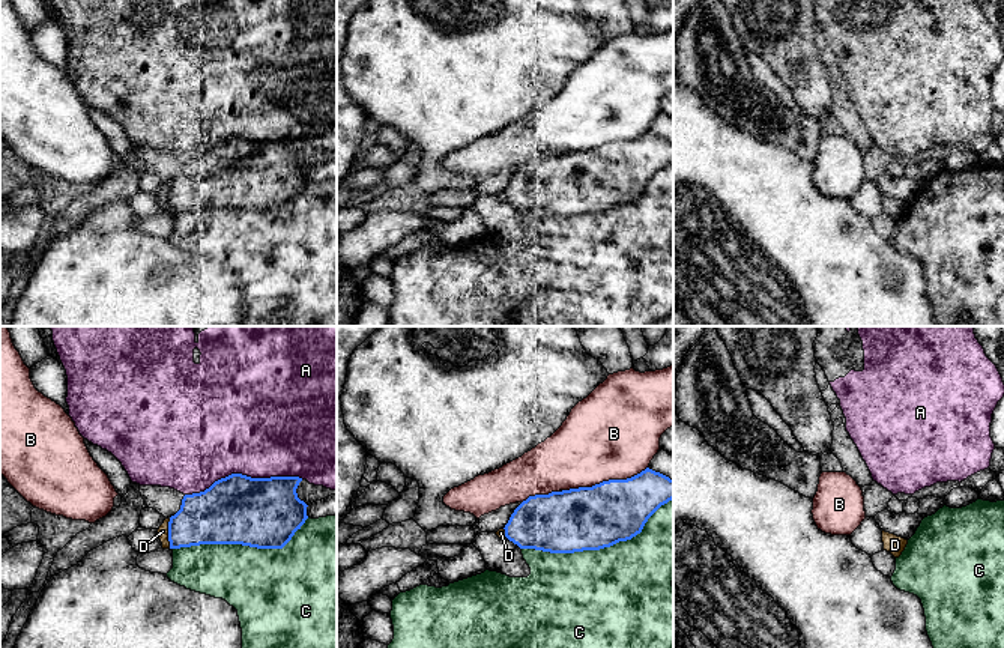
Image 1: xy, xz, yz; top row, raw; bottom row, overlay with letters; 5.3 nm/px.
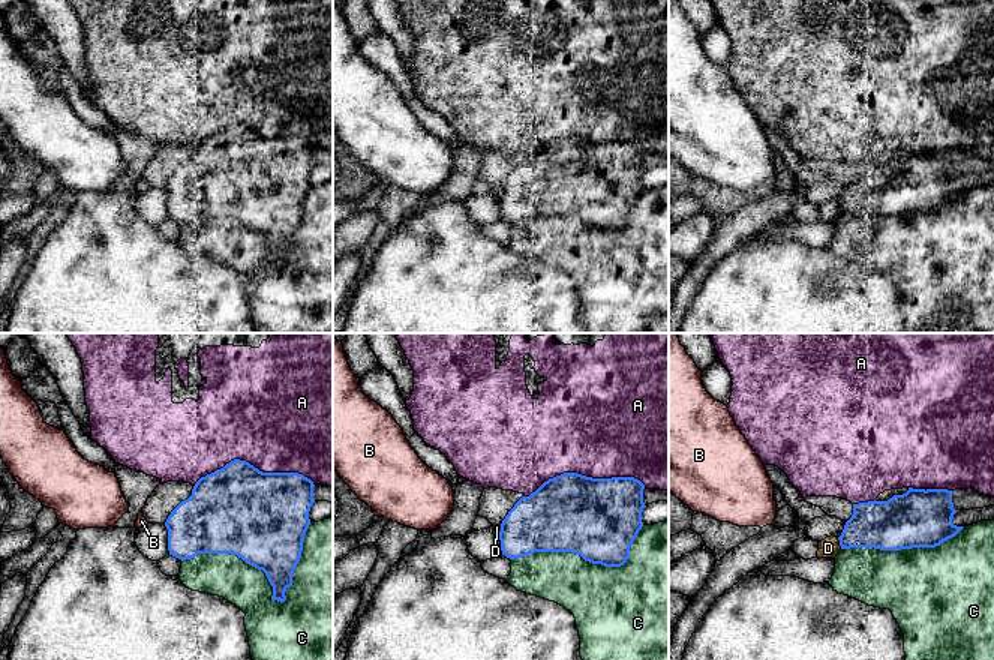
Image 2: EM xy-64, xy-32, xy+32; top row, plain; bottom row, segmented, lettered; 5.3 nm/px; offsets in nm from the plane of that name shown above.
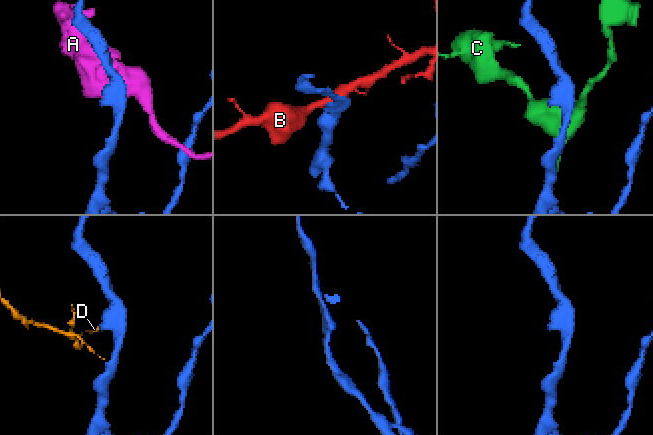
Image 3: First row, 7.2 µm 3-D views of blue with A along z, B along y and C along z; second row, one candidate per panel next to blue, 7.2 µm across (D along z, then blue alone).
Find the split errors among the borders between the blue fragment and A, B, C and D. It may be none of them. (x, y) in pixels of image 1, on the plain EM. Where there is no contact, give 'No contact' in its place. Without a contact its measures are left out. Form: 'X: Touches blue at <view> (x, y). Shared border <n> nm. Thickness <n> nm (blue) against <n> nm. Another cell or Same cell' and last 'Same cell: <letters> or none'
A: Touches blue at xy (244, 139). Shared border 650 nm. Thickness 380 nm (blue) against 500 nm. Another cell
B: Touches blue at xz (604, 145). Shared border 480 nm. Thickness 340 nm (blue) against 480 nm. Another cell
C: Touches blue at xz (598, 212). Shared border 850 nm. Thickness 340 nm (blue) against 500 nm. Another cell
D: Touches blue at xy (169, 197). Shared border 160 nm. Thickness 280 nm (blue) against 60 nm. Another cell
Same cell: none

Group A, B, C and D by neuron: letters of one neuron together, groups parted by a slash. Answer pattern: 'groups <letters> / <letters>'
groups A / B / C / D

